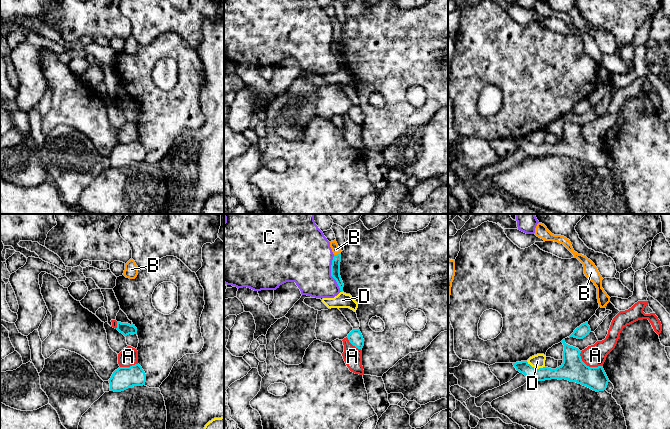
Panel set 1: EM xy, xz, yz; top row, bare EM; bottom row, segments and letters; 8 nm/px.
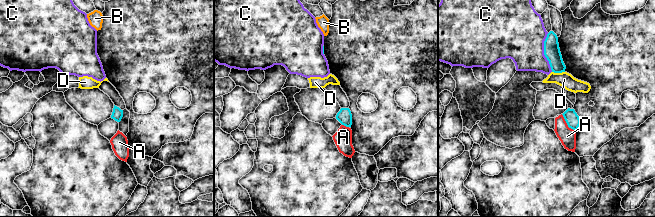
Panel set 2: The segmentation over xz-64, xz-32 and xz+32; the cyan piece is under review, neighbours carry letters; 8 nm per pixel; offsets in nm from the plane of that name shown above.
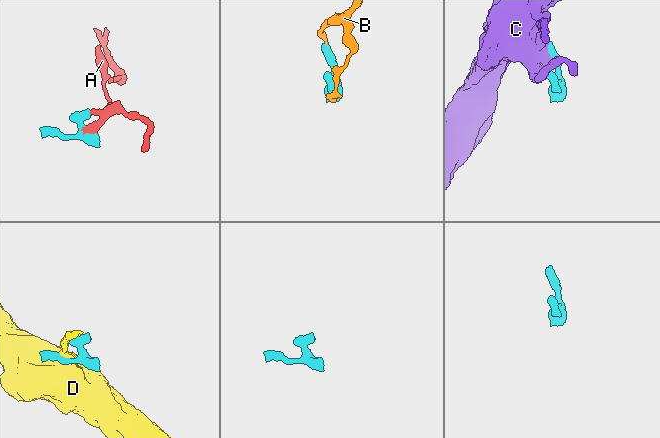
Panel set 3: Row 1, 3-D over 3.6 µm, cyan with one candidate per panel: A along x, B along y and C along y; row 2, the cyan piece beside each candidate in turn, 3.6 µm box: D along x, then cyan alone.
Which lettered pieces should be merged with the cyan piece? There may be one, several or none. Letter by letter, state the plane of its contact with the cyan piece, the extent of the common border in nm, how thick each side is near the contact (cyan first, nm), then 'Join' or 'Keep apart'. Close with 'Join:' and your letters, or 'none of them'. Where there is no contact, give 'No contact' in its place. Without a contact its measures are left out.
A: Touches cyan in yz. Shared border 220 nm. Thickness 200 nm (cyan) against 180 nm. Keep apart
B: Touches cyan in xz. Shared border 60 nm. Thickness 80 nm (cyan) against 70 nm. Join
C: Touches cyan in xz. Shared border 300 nm. Thickness 80 nm (cyan) against 440 nm. Keep apart
D: Touches cyan in yz. Shared border 160 nm. Thickness 130 nm (cyan) against 110 nm. Keep apart
Join: B

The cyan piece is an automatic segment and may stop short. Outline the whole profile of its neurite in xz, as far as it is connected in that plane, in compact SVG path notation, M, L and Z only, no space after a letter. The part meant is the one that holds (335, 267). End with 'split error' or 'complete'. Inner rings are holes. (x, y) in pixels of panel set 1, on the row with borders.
M336 240L330 242L330 247L334 254L332 265L331 265L331 276L336 280L340 291L343 291L343 281L340 276L340 262L341 262L341 248L338 246Z; split error

